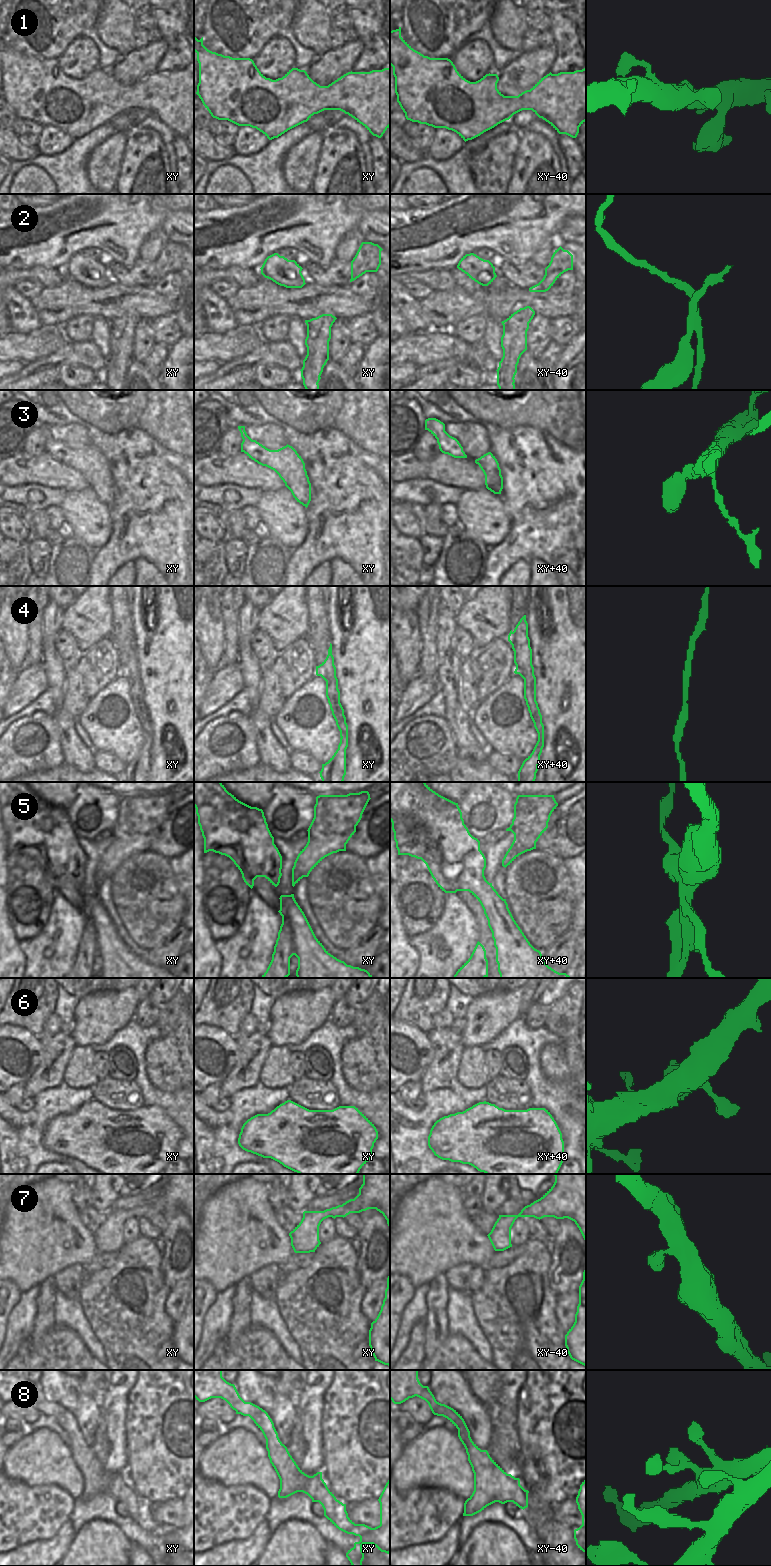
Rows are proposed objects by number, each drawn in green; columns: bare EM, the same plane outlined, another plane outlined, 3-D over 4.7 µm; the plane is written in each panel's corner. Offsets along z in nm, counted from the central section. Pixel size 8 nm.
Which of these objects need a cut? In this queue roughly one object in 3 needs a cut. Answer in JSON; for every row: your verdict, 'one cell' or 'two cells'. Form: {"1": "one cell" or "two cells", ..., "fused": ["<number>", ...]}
{"1": "one cell", "2": "two cells", "3": "one cell", "4": "one cell", "5": "two cells", "6": "two cells", "7": "one cell", "8": "one cell", "fused": ["2", "5", "6"]}

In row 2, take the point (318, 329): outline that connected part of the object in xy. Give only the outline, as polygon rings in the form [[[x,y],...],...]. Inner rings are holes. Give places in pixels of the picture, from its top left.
[[[322,314],[316,318],[305,320],[307,355],[300,371],[306,390],[319,390],[317,379],[321,376],[323,368],[329,360],[331,327],[336,319],[332,314]]]

